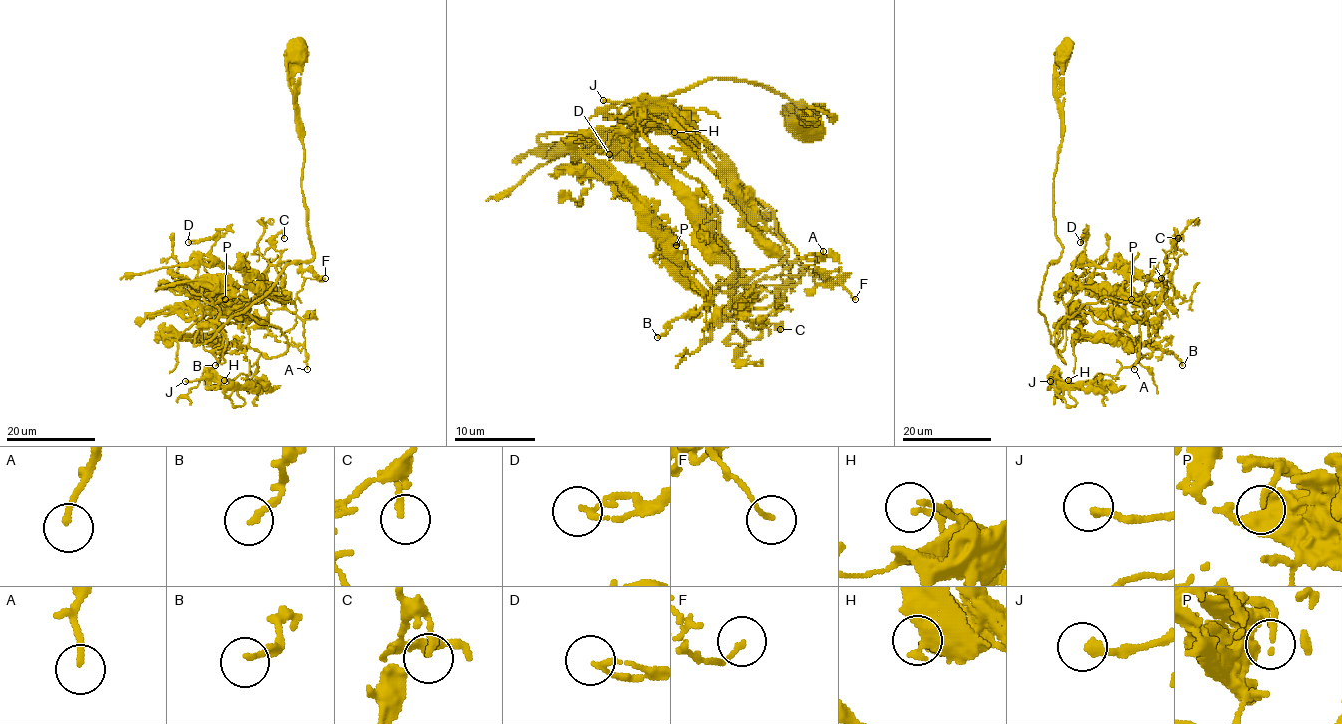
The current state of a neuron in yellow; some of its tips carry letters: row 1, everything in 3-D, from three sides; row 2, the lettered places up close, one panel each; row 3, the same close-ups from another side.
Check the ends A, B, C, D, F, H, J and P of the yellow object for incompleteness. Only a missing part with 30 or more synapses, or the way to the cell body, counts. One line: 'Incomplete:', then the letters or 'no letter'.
Incomplete: A

